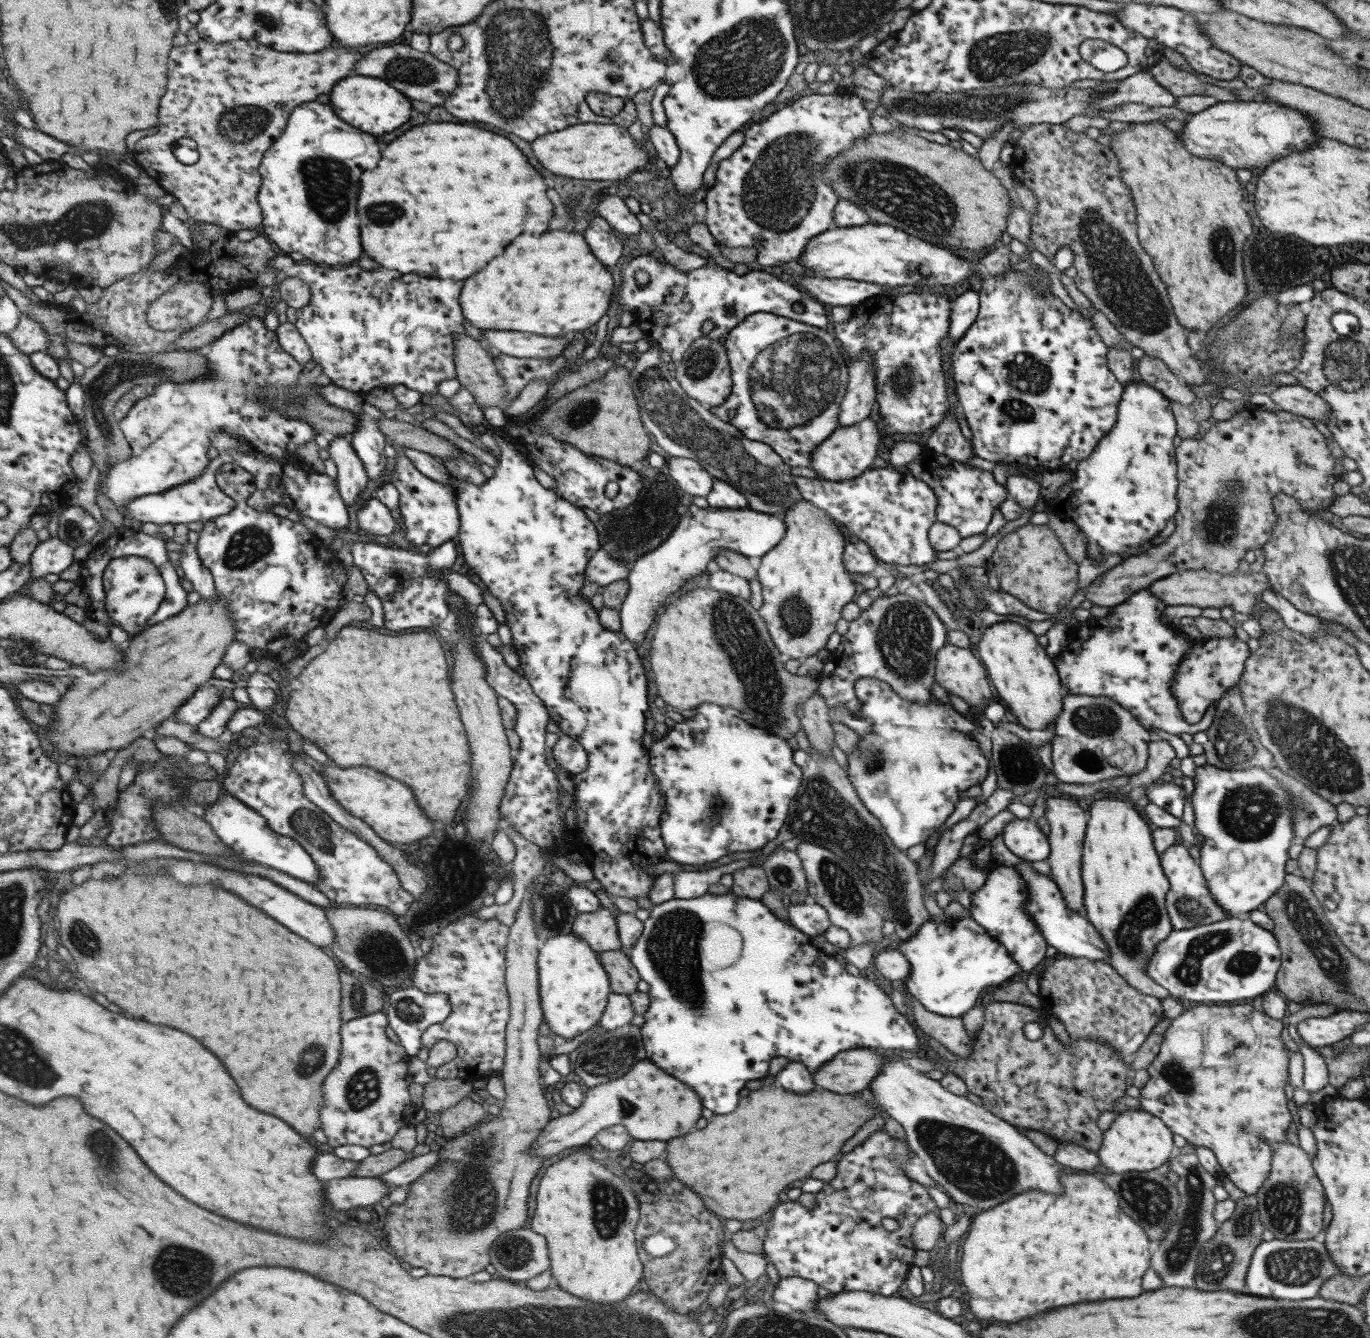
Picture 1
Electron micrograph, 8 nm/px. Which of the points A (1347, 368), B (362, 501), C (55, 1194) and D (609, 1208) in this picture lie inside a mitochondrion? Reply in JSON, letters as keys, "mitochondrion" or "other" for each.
{"A":"mitochondrion","B":"other","C":"other","D":"mitochondrion"}

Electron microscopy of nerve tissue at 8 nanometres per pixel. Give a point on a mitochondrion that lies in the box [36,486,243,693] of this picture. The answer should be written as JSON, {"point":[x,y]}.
{"point":[75,530]}

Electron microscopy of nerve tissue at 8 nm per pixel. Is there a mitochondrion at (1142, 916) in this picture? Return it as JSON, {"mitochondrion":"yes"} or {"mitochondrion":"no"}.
{"mitochondrion":"yes"}

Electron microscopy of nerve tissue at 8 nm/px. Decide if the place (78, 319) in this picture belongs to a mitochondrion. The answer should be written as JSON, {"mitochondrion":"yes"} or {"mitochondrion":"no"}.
{"mitochondrion":"no"}

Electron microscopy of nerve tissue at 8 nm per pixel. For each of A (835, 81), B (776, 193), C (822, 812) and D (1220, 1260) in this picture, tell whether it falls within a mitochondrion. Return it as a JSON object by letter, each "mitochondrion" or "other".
{"A":"other","B":"mitochondrion","C":"mitochondrion","D":"mitochondrion"}

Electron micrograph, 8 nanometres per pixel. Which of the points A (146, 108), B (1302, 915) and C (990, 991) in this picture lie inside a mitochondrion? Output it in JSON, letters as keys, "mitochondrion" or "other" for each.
{"A":"other","B":"mitochondrion","C":"other"}

